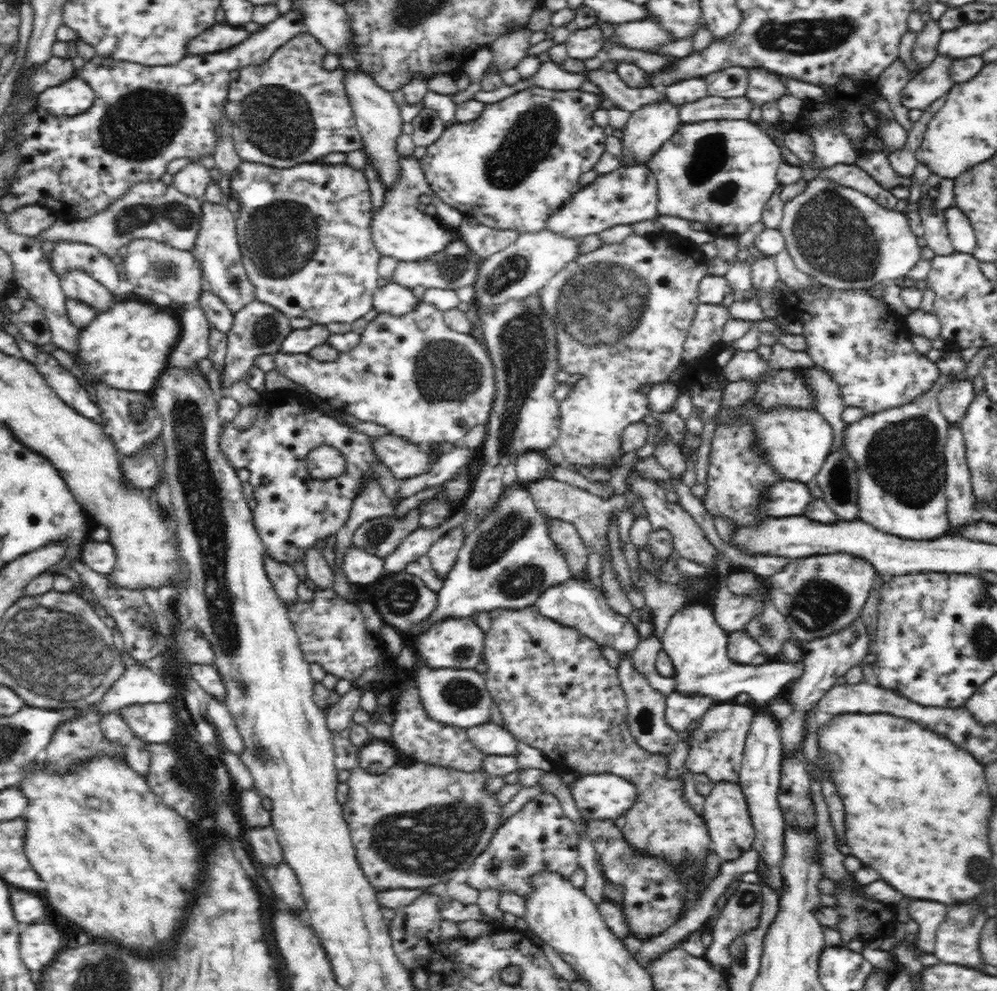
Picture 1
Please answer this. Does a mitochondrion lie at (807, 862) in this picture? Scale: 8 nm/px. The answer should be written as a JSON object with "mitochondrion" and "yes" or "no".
{"mitochondrion":"no"}

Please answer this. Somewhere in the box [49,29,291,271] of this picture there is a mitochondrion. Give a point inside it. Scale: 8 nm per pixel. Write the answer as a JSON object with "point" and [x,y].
{"point":[140,126]}

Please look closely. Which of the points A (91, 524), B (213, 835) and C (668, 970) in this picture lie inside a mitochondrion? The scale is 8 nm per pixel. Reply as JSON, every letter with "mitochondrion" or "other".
{"A":"other","B":"other","C":"other"}

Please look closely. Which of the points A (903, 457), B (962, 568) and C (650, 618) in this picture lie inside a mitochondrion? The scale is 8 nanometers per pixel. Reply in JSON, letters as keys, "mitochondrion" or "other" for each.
{"A":"mitochondrion","B":"other","C":"other"}

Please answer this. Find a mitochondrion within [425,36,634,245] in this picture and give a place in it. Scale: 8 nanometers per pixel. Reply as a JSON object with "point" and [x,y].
{"point":[530,140]}

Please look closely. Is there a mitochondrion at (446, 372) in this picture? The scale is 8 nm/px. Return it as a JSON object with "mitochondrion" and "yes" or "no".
{"mitochondrion":"yes"}

